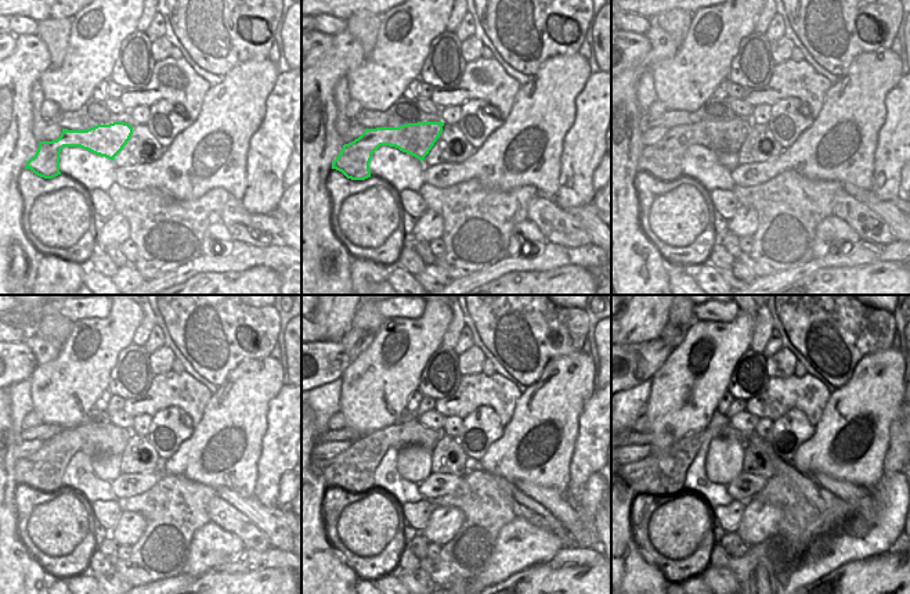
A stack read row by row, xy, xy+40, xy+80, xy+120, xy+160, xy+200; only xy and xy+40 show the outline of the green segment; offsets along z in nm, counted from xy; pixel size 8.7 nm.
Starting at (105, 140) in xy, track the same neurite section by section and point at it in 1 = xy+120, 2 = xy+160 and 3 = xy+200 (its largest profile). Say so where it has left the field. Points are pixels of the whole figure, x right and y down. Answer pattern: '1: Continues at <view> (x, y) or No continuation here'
1: Continues at xy+120 (43, 470)
2: Continues at xy+160 (353, 471)
3: Continues at xy+200 (664, 474)

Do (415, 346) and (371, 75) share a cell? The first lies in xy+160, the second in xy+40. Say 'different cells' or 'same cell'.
same cell

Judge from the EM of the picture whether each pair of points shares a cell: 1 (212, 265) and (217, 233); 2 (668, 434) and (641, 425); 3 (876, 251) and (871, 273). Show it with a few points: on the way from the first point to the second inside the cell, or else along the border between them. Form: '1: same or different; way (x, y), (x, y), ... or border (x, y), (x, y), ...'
1: different; border (233, 240), (231, 249), (226, 255), (202, 255)
2: different; border (645, 414), (650, 424), (650, 431)
3: different; border (895, 260), (877, 260), (841, 267)

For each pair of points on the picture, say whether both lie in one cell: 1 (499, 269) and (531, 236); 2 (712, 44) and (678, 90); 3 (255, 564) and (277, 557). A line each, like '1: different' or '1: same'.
1: different
2: same
3: same

